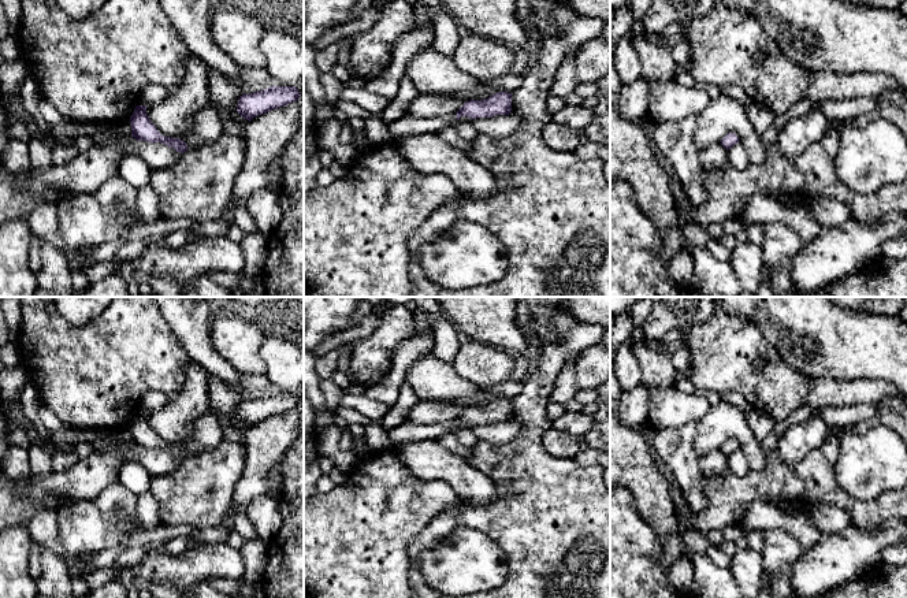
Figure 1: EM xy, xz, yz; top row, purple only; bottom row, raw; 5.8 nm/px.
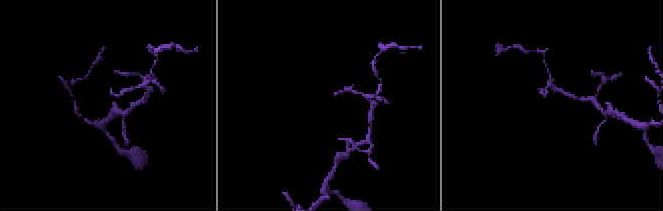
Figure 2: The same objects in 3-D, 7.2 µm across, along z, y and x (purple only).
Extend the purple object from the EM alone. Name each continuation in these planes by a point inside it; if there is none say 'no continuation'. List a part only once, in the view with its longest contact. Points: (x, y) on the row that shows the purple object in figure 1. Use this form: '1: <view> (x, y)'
no continuation

